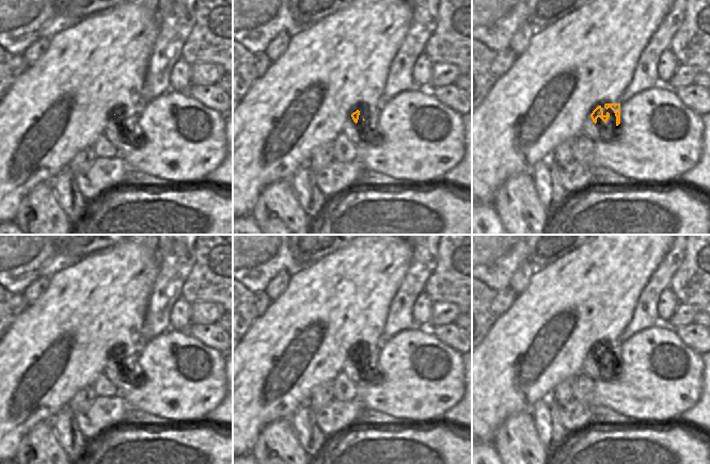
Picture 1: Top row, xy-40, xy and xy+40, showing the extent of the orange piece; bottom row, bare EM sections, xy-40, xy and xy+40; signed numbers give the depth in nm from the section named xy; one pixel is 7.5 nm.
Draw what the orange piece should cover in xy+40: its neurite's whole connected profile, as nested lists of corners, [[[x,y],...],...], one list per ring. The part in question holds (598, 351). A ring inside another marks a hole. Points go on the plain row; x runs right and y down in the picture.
[[[605,342],[604,347],[606,349],[611,347],[615,354],[611,355],[609,351],[604,354],[601,345],[598,345],[582,365],[581,372],[594,381],[611,379],[616,373],[616,366],[620,363],[620,342]]]

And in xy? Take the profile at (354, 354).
[[[360,350],[353,351],[343,365],[343,372],[356,385],[363,379],[369,379],[379,373],[377,361],[379,355],[364,355],[359,357]]]

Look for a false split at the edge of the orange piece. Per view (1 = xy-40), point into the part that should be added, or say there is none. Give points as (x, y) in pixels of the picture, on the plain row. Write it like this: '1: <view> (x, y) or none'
1: none

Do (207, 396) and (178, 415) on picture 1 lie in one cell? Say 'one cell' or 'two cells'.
one cell

